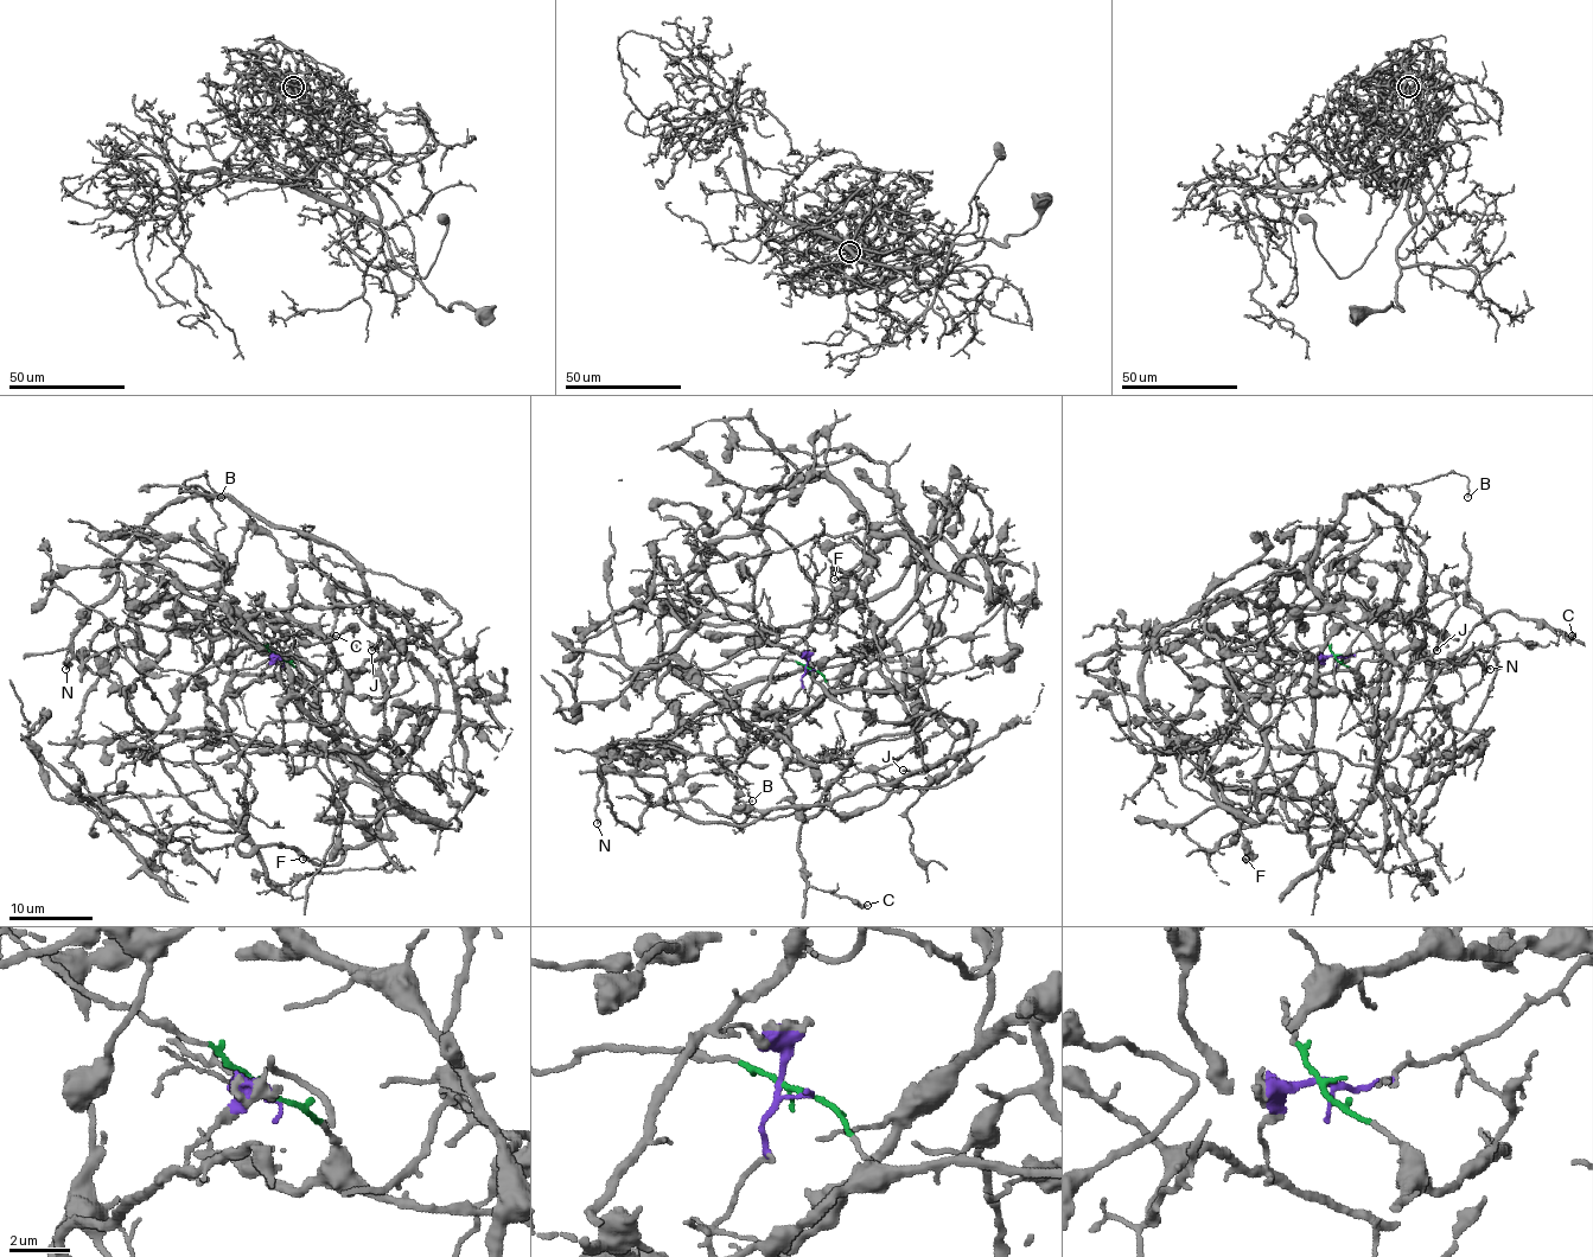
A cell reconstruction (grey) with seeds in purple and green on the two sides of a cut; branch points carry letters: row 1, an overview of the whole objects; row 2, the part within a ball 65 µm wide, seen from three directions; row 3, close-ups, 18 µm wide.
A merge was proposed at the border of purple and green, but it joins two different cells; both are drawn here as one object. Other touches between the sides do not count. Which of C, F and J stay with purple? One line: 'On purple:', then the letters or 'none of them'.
On purple: C, J

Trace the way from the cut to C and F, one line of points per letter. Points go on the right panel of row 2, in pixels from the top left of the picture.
C: (1337, 659), (1381, 644), (1429, 608), (1461, 594), (1484, 614), (1508, 611), (1543, 621), (1566, 638), (1573, 636)
F: (1337, 659), (1361, 688), (1316, 680), (1312, 747), (1259, 801), (1228, 809), (1202, 753), (1211, 739), (1247, 859)

